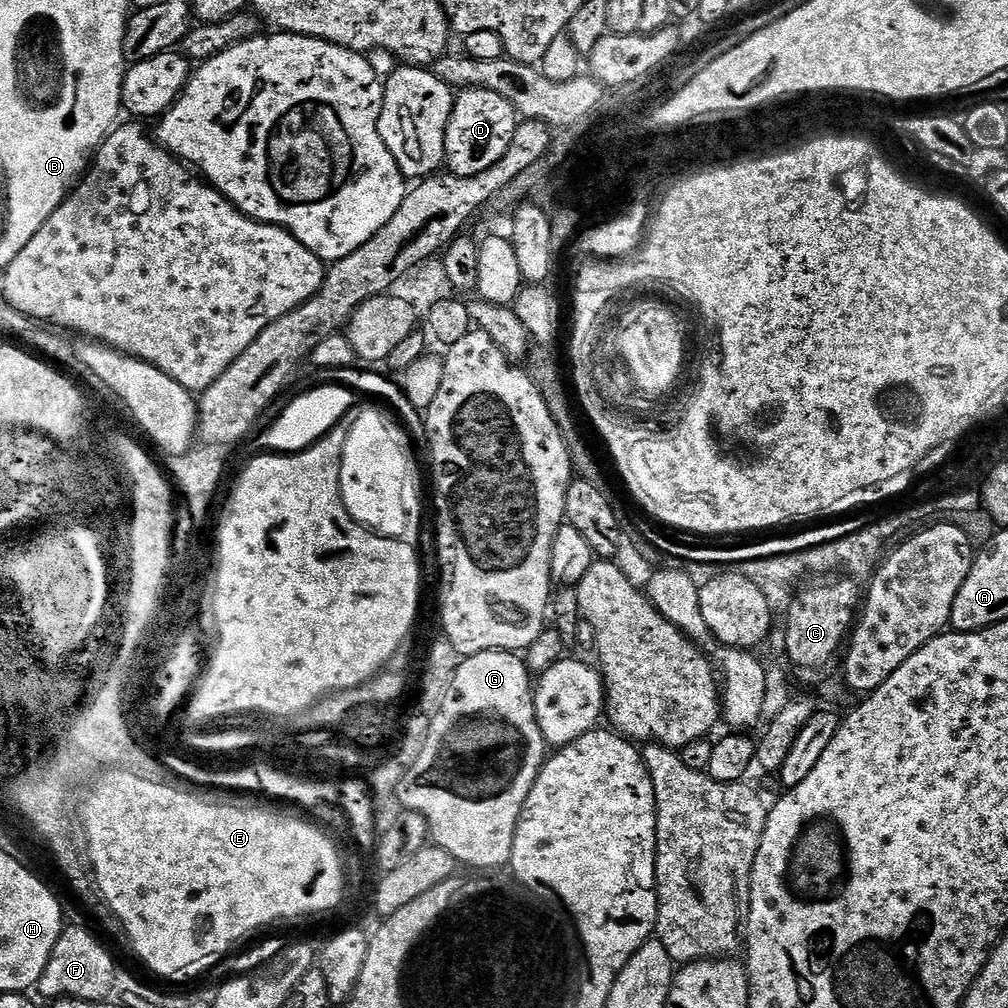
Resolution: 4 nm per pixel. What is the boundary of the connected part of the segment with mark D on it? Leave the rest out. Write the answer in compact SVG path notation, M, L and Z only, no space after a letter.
M461 89L453 99L447 124L445 167L459 177L474 177L504 156L518 125L518 115L508 100L488 89Z

